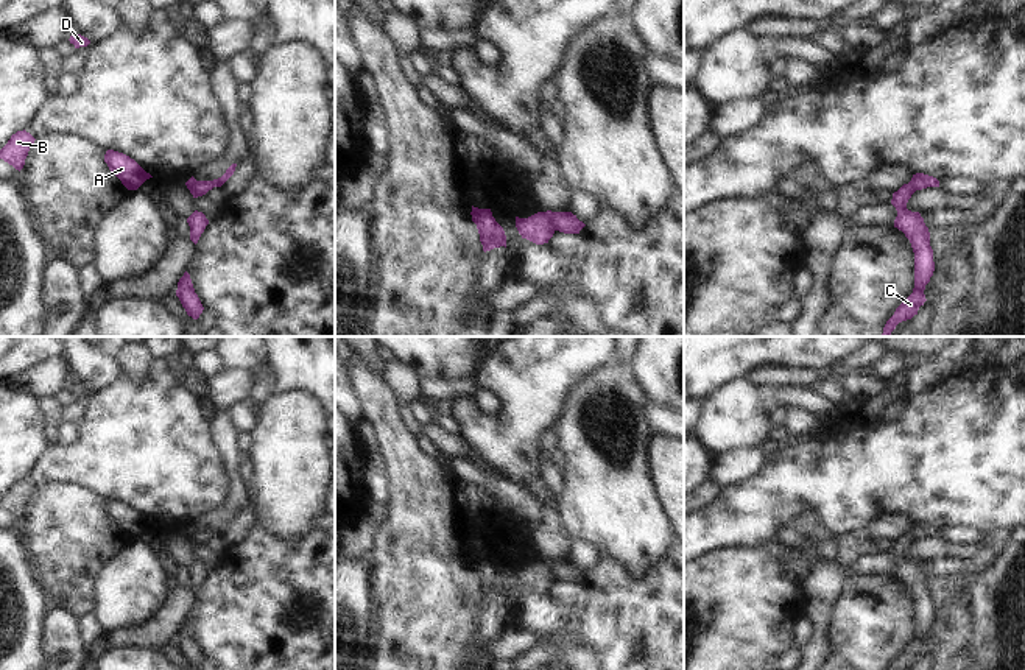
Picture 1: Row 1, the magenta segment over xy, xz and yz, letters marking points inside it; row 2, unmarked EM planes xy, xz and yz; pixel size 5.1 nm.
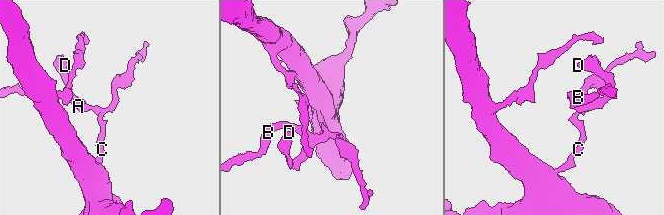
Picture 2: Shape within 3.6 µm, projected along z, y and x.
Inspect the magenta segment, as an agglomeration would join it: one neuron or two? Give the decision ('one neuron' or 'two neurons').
two neurons

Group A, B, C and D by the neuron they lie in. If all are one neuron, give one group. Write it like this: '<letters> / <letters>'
A B D / C

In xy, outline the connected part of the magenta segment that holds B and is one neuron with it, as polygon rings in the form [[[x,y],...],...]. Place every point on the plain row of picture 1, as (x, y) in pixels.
[[[25,478],[17,480],[0,499],[0,508],[3,508],[5,511],[8,511],[9,514],[20,520],[25,514],[25,508],[34,489],[36,488]]]

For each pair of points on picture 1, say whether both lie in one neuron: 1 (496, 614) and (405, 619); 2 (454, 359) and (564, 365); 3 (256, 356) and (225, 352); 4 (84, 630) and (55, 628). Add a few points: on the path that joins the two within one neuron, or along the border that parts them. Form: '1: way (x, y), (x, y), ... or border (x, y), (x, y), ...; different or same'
1: border (483, 600), (477, 613), (475, 642), (479, 652); different
2: border (491, 352), (472, 376); different
3: way (248, 352), (232, 352); same
4: border (77, 617), (77, 636), (83, 645); different

